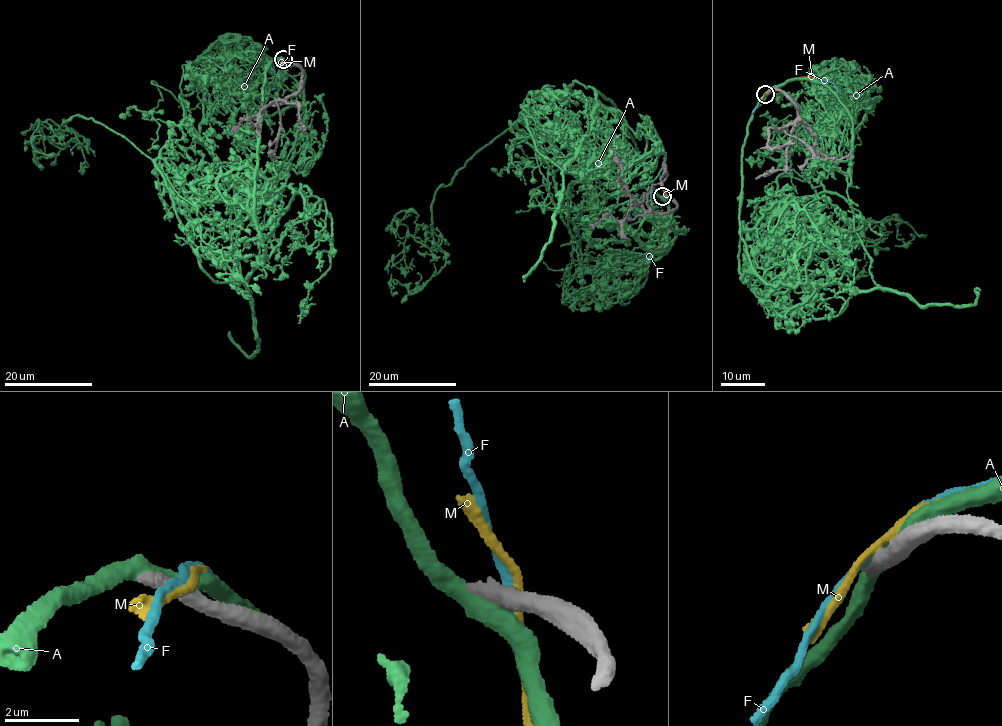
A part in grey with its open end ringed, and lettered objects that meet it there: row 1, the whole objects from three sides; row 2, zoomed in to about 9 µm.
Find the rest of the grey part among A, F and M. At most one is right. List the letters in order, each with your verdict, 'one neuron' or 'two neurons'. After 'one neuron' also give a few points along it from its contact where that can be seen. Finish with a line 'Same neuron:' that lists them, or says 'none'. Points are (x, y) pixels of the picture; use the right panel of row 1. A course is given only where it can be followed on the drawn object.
A: two neurons
F: two neurons
M: two neurons
Same neuron: none

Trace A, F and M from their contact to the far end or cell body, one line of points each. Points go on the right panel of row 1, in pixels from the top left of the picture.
A: (766, 93), (823, 77), (847, 96), (824, 123), (824, 191), (757, 209), (765, 262), (856, 221), (910, 234)
F: (767, 92), (774, 86), (809, 77), (828, 81), (840, 94)
M: (767, 92), (772, 87), (804, 77), (819, 79)

